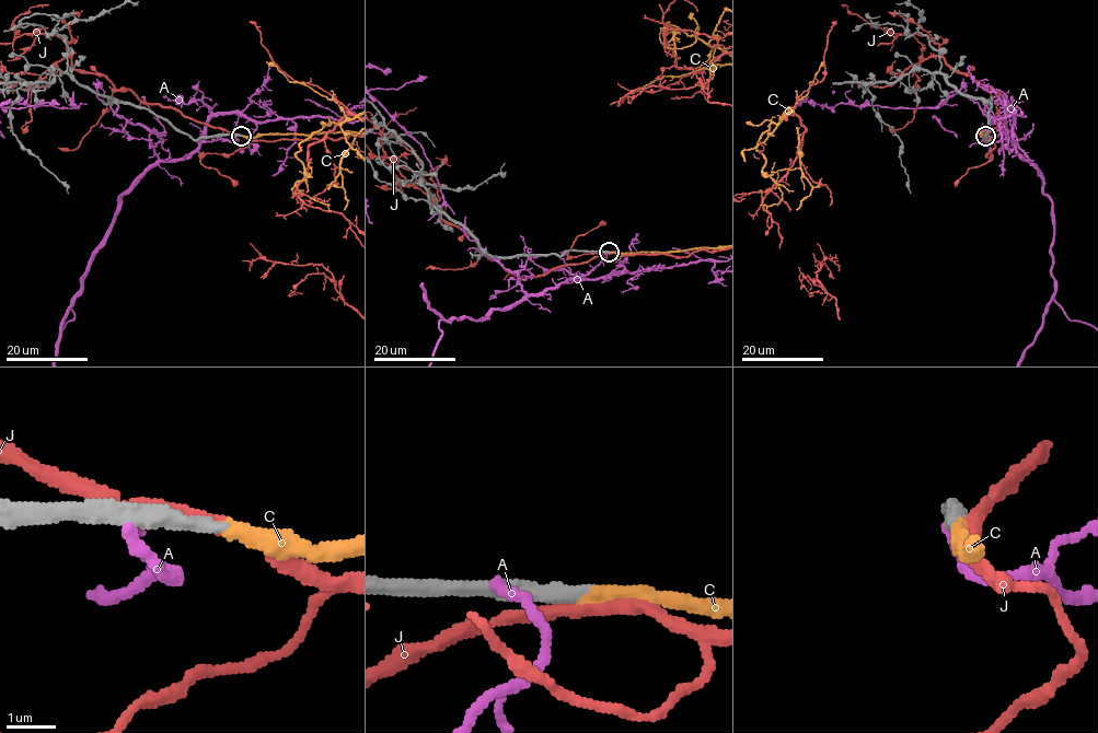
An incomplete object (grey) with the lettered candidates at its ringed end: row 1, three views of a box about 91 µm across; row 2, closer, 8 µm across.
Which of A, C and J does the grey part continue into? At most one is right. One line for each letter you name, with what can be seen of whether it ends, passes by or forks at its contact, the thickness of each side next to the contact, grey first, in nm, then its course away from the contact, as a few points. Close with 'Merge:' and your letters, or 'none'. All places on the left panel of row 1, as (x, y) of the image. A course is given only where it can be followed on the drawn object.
C: it ends; calibres 340 and 320 nm
Merge: C

